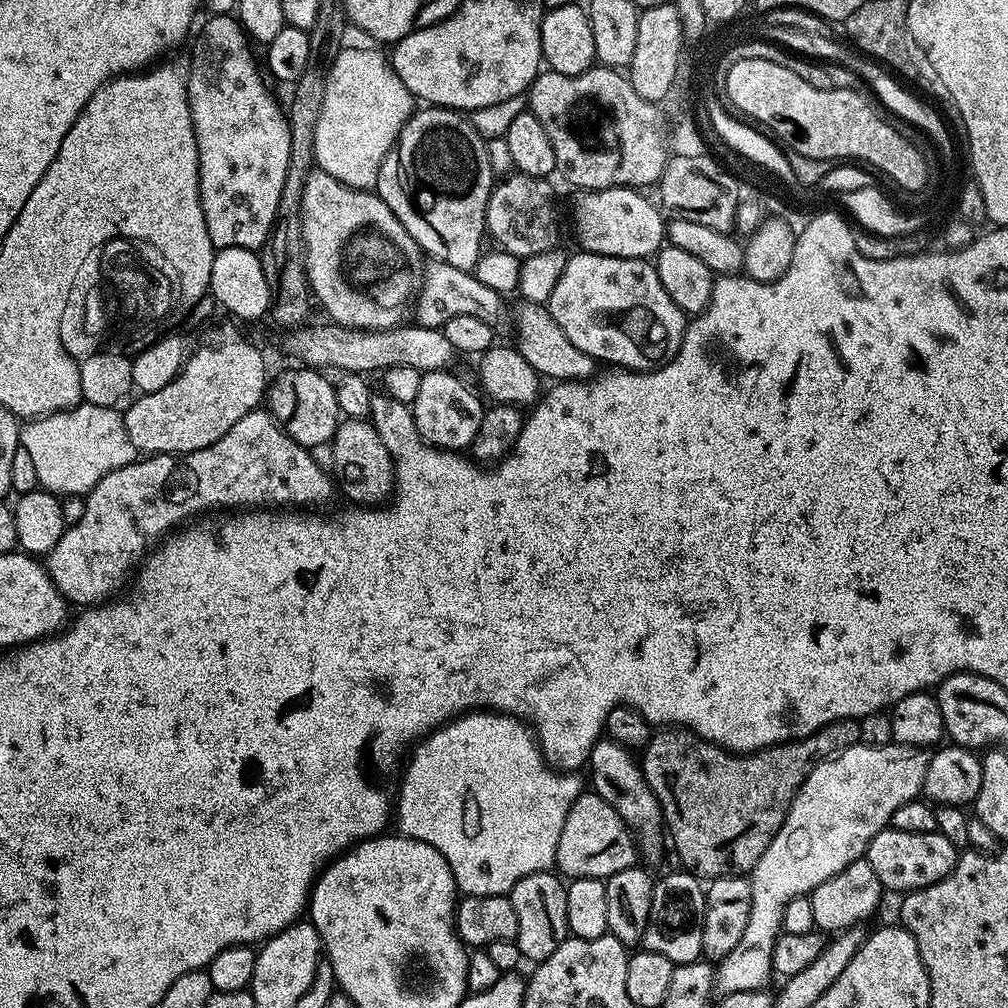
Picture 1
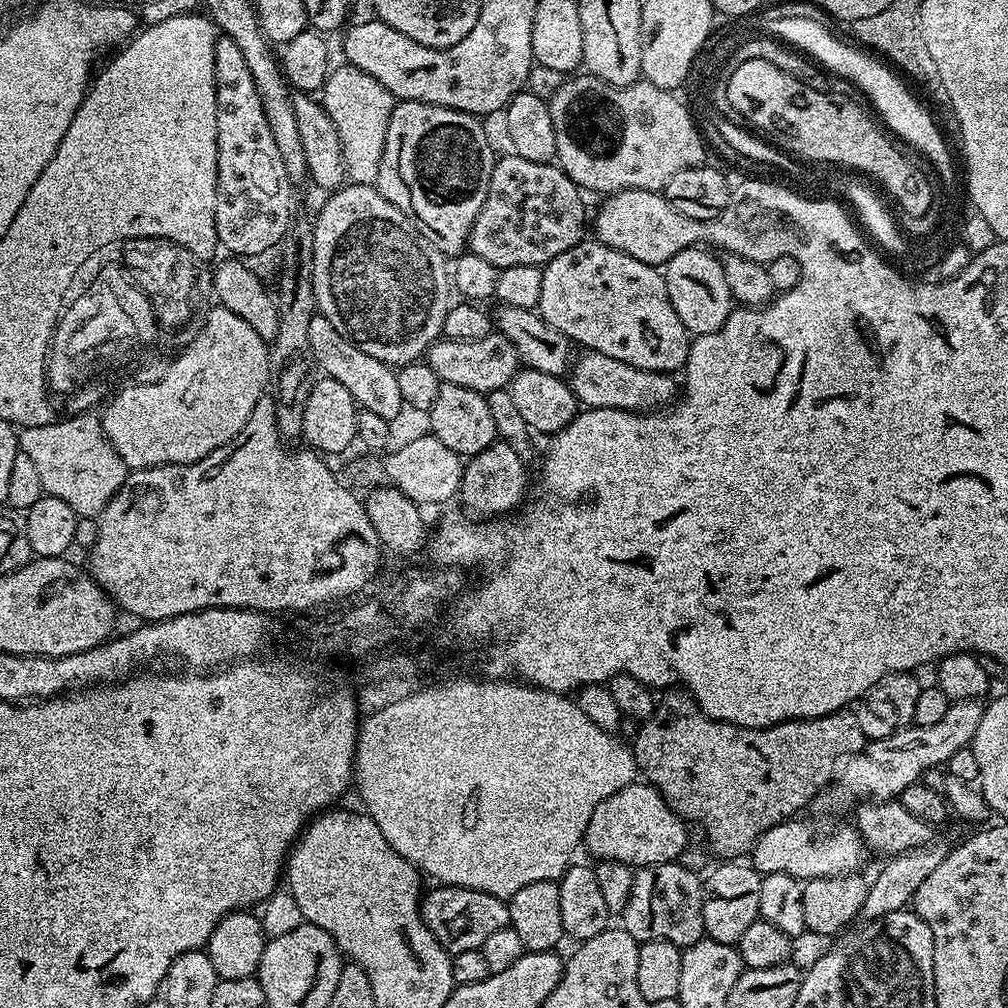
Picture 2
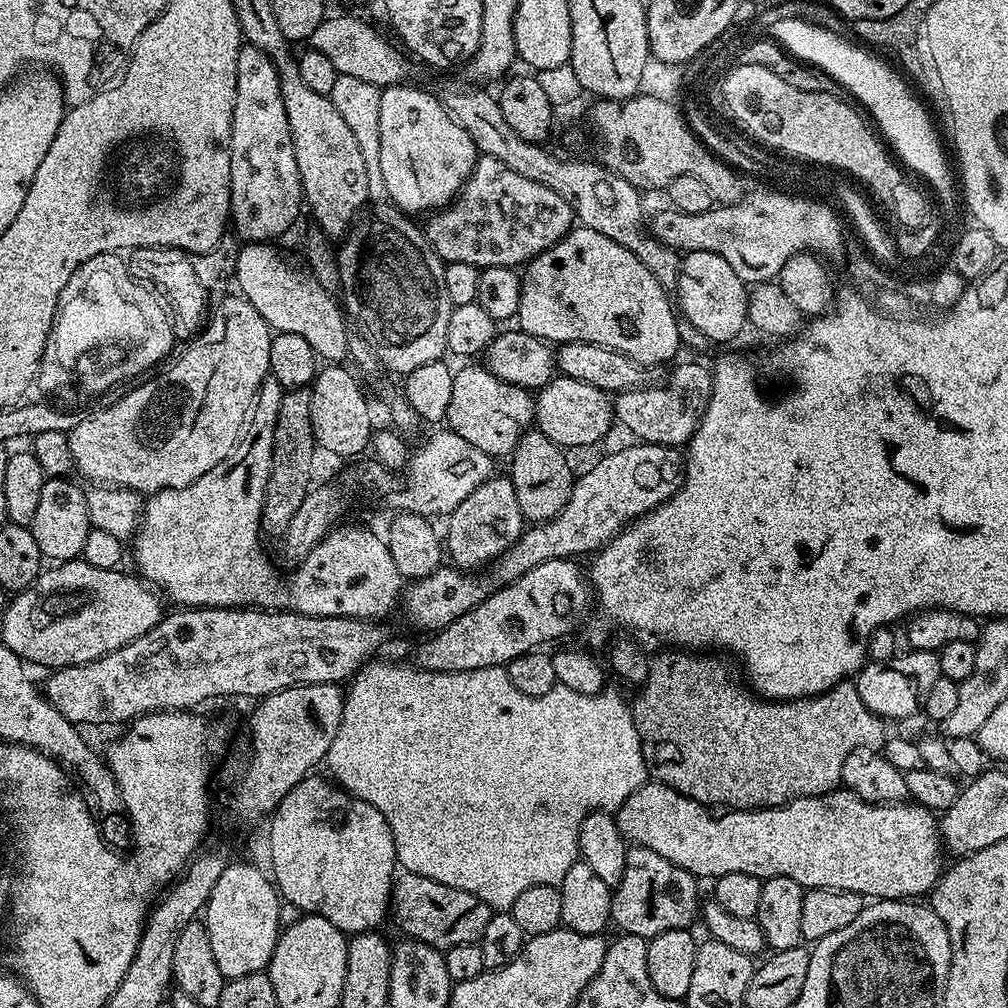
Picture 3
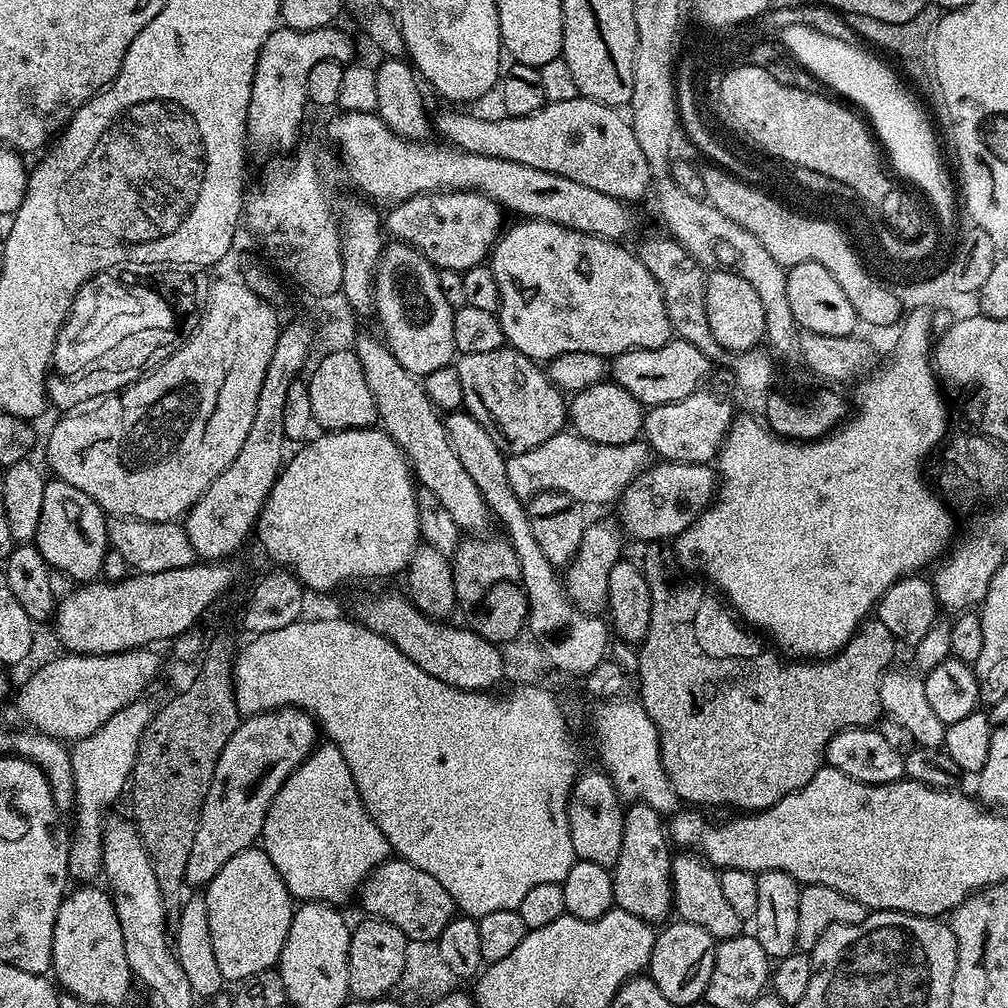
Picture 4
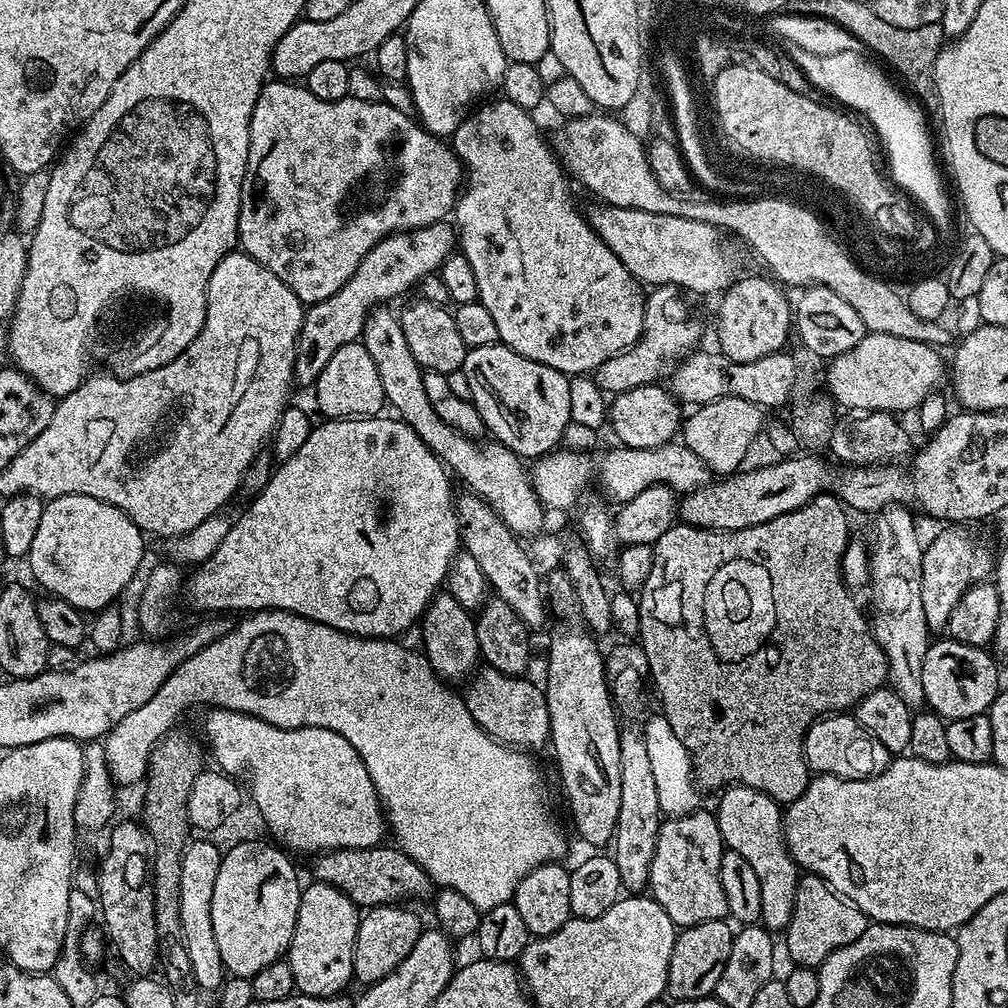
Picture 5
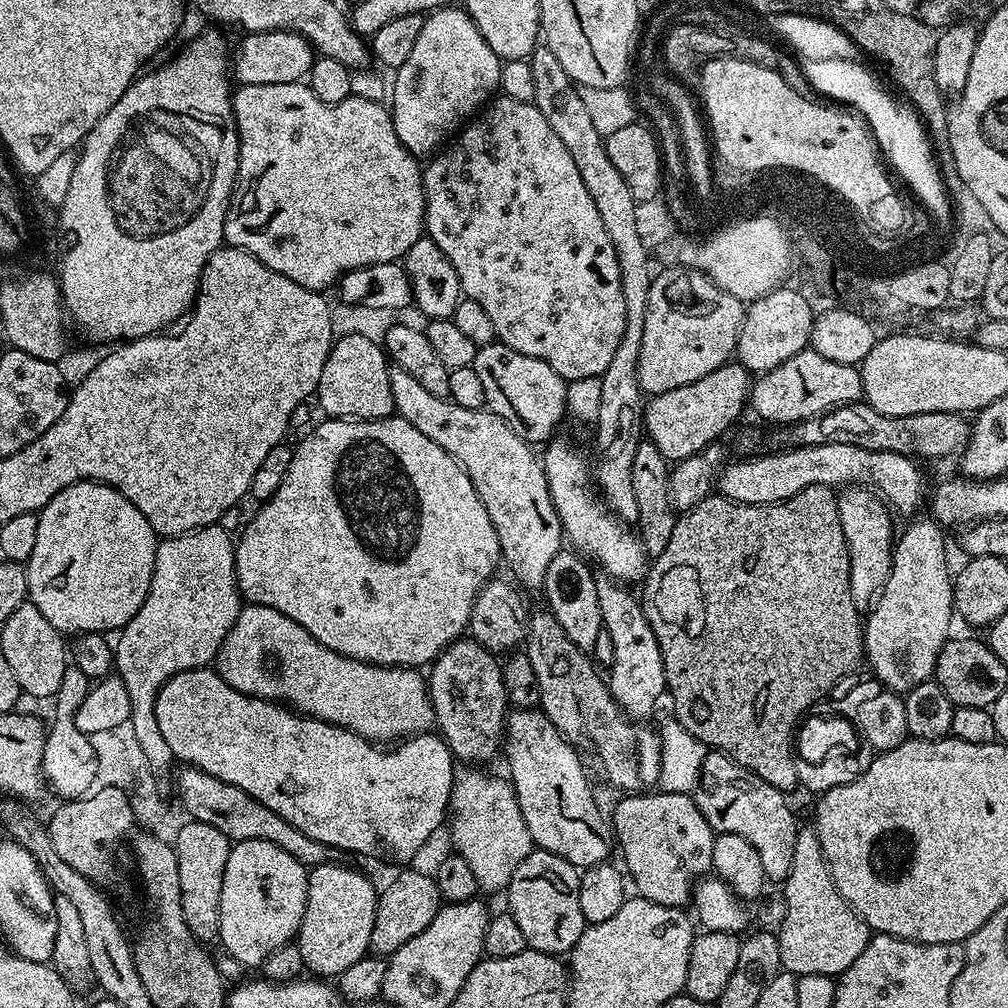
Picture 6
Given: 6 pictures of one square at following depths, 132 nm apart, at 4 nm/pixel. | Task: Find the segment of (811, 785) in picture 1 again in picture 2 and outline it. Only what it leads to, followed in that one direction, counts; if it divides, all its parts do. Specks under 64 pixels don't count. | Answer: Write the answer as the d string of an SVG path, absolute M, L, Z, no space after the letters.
M957 700L949 703L946 715L934 726L909 726L898 734L890 734L890 738L865 743L863 752L843 761L830 793L842 807L849 809L857 802L897 799L906 786L921 783L926 769L947 765L954 753L971 745L983 713L984 704L980 700Z

